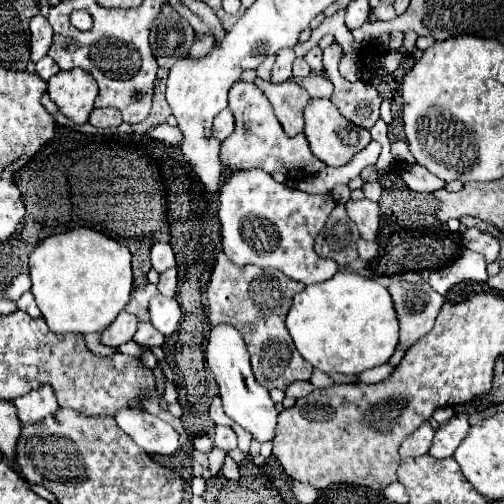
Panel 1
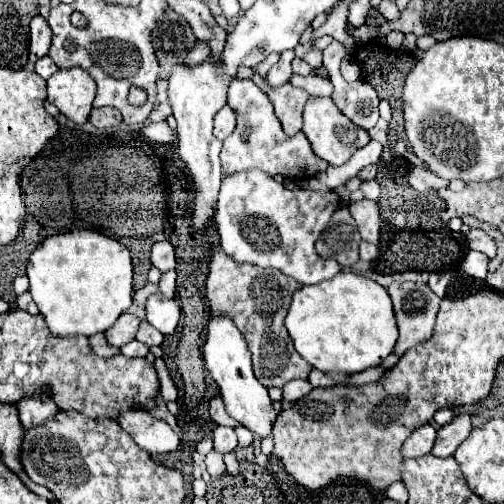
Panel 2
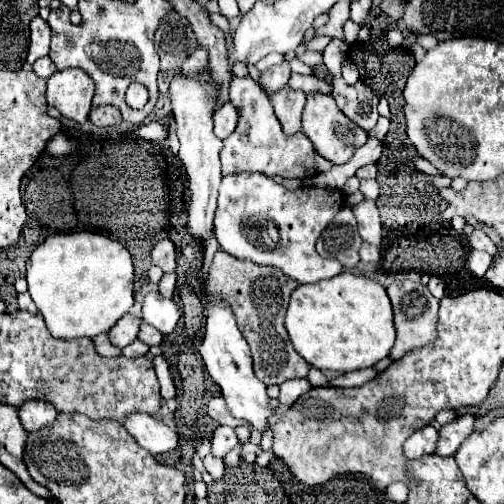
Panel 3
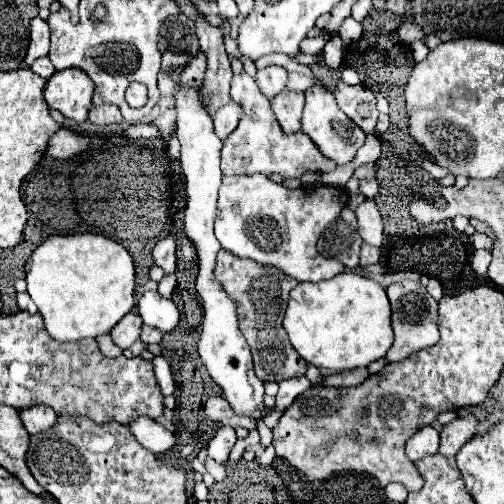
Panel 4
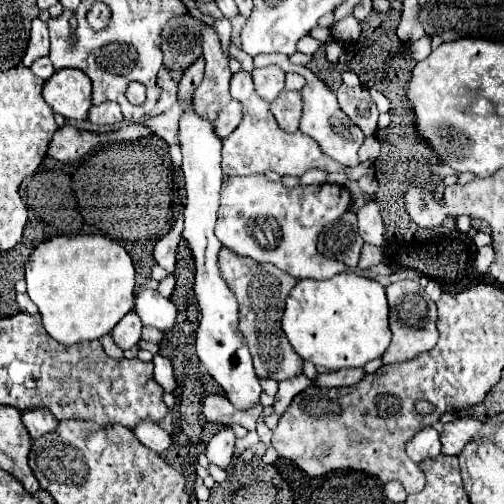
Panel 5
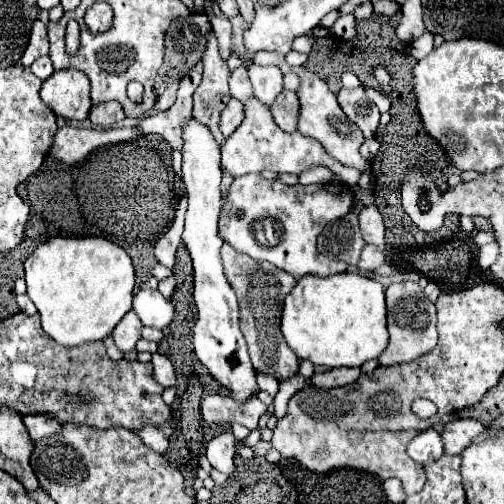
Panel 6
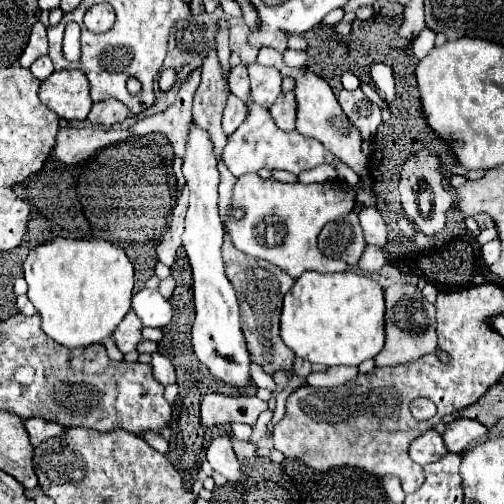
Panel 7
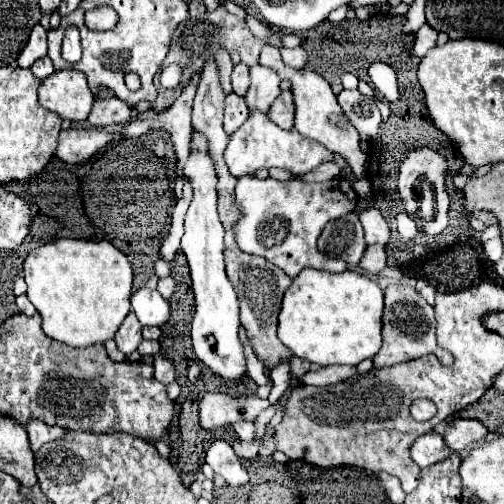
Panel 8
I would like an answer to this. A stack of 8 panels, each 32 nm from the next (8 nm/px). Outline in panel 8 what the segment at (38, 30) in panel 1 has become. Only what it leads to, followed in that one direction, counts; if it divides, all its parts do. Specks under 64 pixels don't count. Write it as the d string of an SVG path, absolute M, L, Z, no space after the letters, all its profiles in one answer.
M36 24L32 28L32 34L28 38L28 44L18 54L16 62L18 62L20 68L30 68L42 56L46 56L46 30L40 24Z

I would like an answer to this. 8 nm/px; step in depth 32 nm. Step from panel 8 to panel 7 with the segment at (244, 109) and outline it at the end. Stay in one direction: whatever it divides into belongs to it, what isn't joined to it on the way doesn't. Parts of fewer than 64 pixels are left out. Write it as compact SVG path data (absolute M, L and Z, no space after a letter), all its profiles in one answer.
M228 96L226 108L224 108L224 118L222 118L222 128L226 134L232 134L248 116L248 108L244 102L238 100L238 96Z

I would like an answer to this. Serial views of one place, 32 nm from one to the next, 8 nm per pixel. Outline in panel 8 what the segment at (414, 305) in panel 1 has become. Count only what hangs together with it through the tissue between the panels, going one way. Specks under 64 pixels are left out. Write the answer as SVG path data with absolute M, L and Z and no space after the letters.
M388 286L384 290L384 316L382 316L382 348L372 358L374 368L394 366L400 362L416 360L436 350L436 320L434 310L418 294L416 288Z

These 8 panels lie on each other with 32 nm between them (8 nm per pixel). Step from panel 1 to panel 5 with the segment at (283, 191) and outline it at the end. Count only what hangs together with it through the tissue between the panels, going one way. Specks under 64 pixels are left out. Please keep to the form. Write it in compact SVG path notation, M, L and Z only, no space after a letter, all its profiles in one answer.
M264 174L238 176L222 188L216 236L224 246L256 262L270 262L296 280L324 280L346 270L346 264L320 256L316 250L318 234L324 226L340 218L352 204L344 184L312 184L286 188L282 182L270 182Z

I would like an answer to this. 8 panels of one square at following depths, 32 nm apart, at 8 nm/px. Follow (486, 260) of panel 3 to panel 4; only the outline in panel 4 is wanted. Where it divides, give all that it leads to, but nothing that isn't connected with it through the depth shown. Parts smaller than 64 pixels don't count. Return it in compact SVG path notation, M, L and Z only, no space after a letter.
M476 250L474 256L472 256L472 268L478 274L486 274L490 262L492 262L492 252L490 250Z

